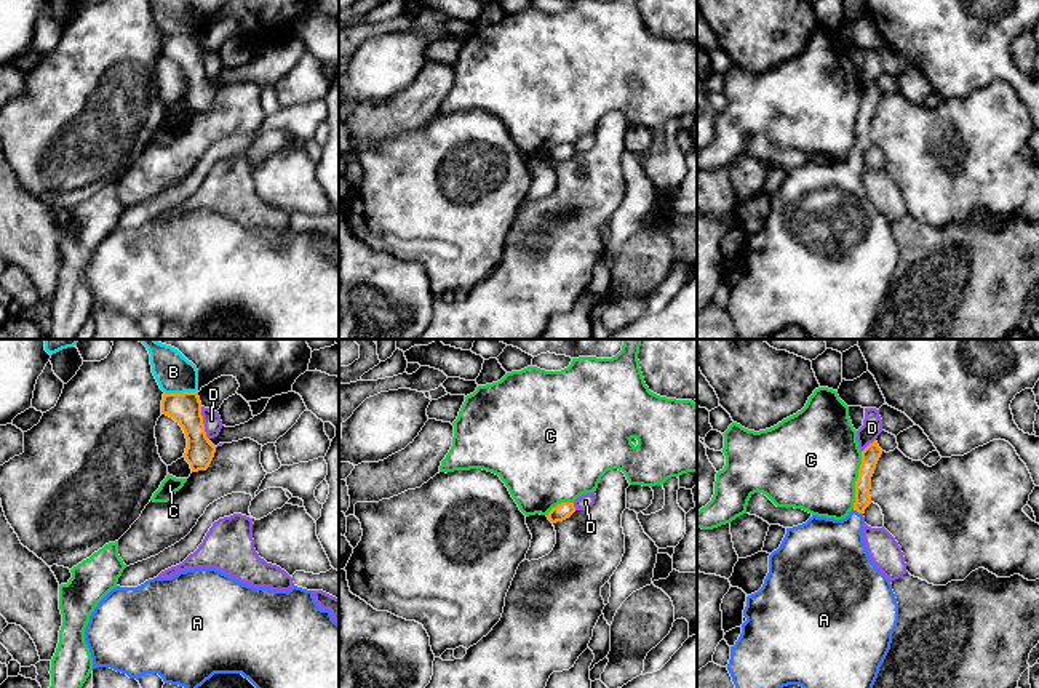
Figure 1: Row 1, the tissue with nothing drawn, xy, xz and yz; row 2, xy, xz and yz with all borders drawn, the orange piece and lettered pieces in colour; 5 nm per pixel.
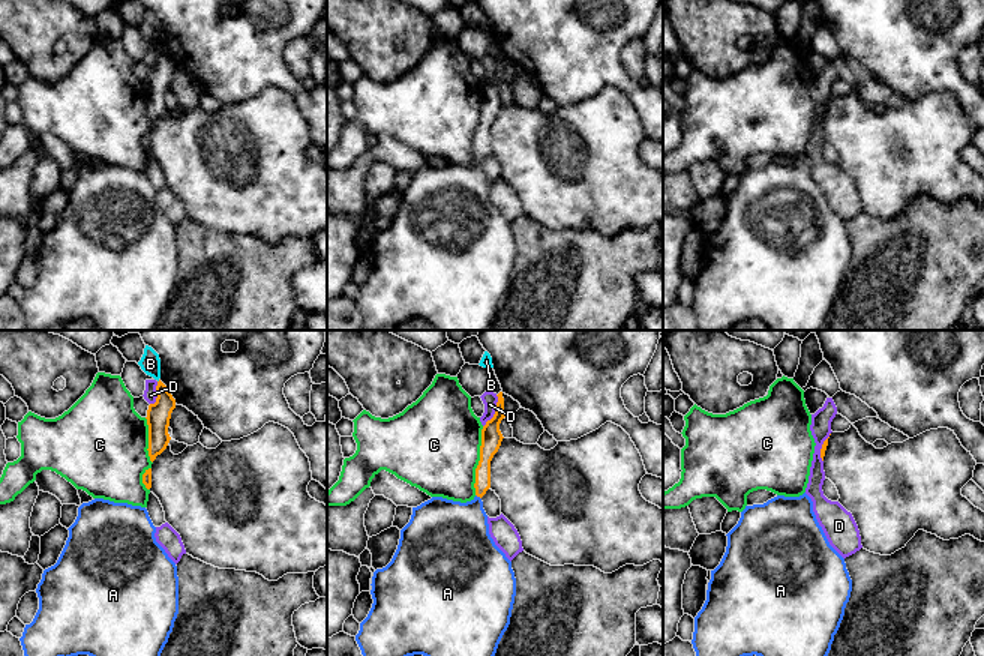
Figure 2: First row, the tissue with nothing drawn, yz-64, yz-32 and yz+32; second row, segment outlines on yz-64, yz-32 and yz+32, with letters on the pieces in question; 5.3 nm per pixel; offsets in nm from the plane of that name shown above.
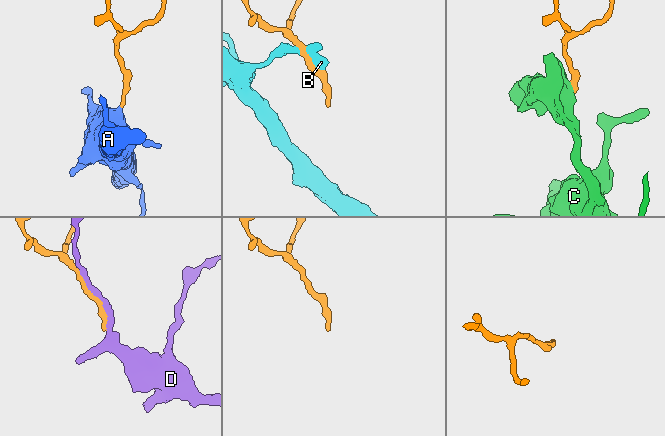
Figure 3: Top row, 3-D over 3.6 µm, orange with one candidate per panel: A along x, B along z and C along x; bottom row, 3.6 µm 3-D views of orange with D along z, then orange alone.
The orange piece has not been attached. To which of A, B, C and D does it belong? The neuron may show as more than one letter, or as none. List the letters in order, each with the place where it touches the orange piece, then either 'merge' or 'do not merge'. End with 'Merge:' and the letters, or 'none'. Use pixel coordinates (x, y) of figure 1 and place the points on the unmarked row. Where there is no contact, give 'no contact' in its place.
A: contact yz (857, 152); merge
B: contact xy (179, 36); do not merge
C: contact yz (857, 122); do not merge
D: contact xy (202, 64); do not merge
Merge: A

